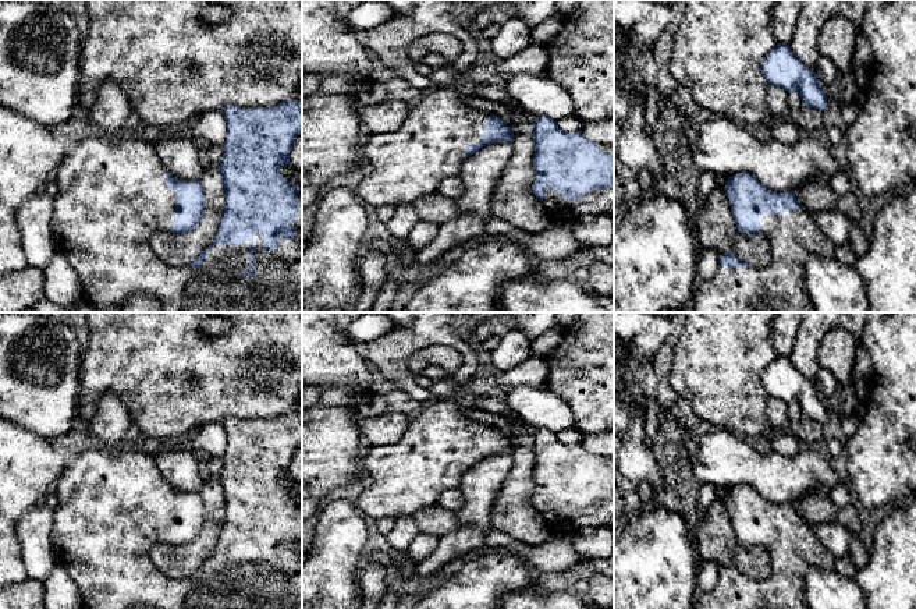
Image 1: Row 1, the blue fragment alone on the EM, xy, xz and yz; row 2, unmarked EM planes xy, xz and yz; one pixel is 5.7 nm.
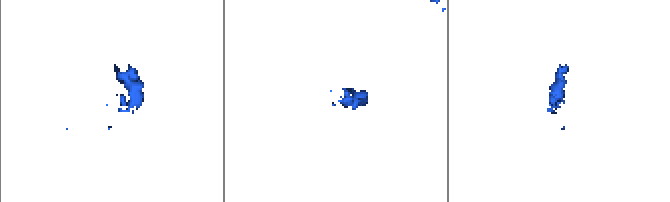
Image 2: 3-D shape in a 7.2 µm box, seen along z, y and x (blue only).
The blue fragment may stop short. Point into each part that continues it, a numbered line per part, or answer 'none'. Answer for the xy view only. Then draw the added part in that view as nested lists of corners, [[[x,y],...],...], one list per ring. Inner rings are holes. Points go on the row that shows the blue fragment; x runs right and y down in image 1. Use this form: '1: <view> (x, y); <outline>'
1: xy (113, 197); [[[84,127],[78,131],[75,139],[68,148],[64,160],[53,176],[58,187],[58,194],[53,199],[54,205],[50,230],[52,234],[60,234],[61,252],[67,256],[68,262],[78,273],[84,297],[90,301],[90,305],[97,308],[100,312],[120,312],[132,295],[146,294],[159,300],[160,312],[302,312],[302,241],[295,237],[295,233],[291,240],[285,237],[278,241],[277,248],[270,249],[264,249],[262,247],[262,237],[256,230],[253,231],[252,244],[246,240],[244,245],[212,245],[199,268],[170,266],[152,249],[150,237],[160,231],[170,233],[170,222],[178,217],[175,213],[175,191],[167,188],[166,173],[167,170],[160,163],[155,145],[142,138],[123,139],[96,131],[90,127]],[[251,247],[253,248],[253,275],[245,276],[244,273],[248,269],[248,252]]]

